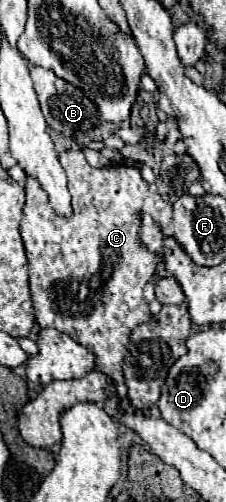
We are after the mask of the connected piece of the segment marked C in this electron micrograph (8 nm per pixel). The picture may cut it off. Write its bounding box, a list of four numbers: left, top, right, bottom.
[20,150,172,398]

